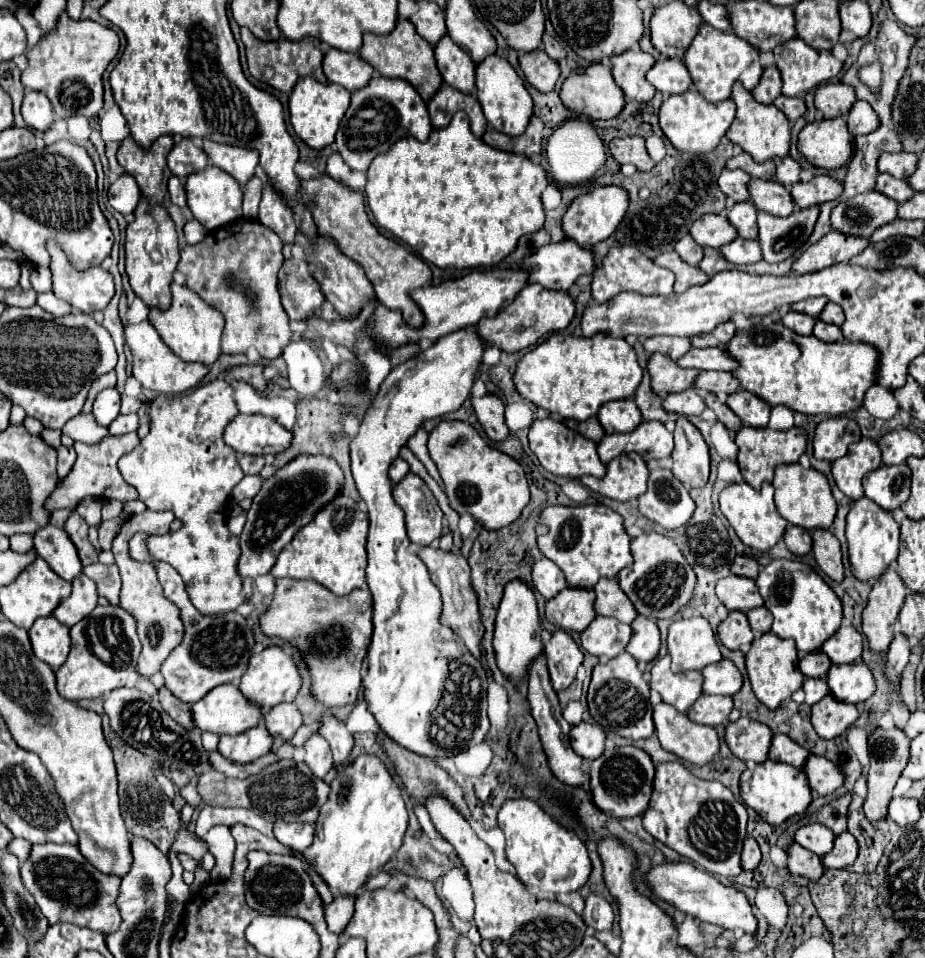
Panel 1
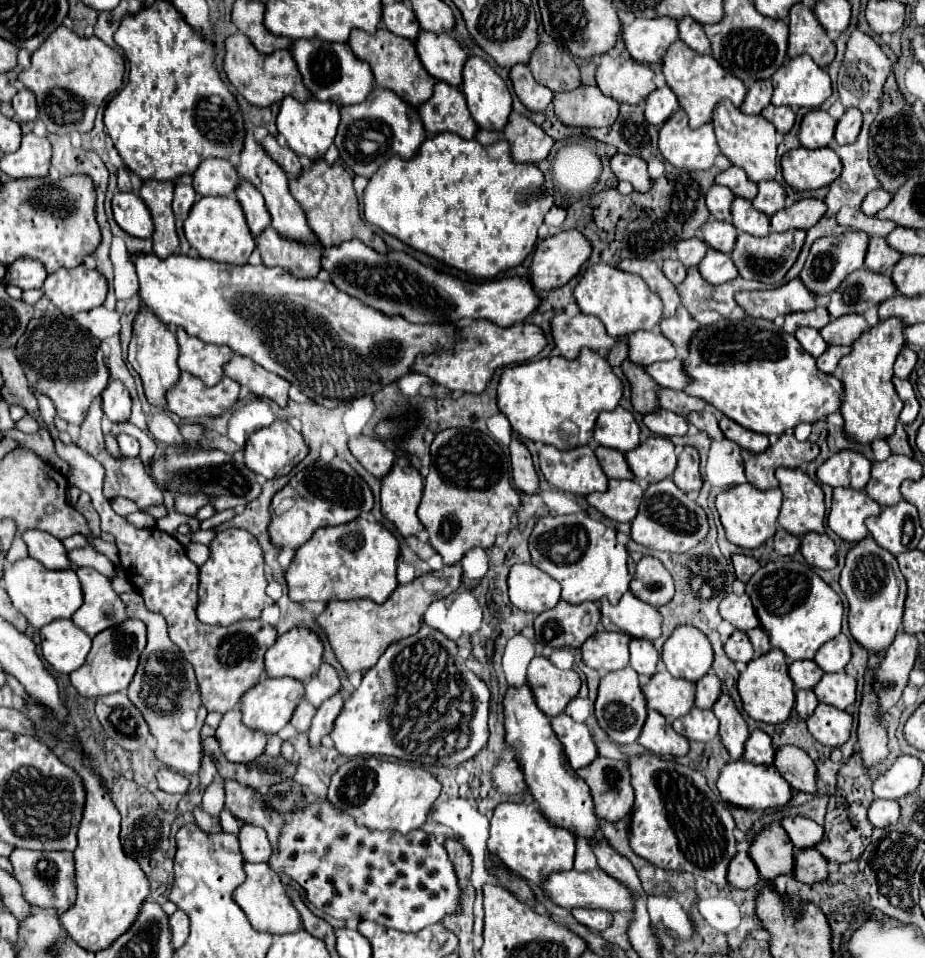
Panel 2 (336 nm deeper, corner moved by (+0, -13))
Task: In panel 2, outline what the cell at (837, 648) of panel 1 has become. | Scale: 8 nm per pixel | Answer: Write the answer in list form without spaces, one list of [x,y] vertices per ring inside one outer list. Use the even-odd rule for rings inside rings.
[[[844,633],[836,635],[832,641],[824,643],[818,651],[814,661],[826,671],[826,673],[836,673],[844,671],[844,667],[850,661],[850,641]]]

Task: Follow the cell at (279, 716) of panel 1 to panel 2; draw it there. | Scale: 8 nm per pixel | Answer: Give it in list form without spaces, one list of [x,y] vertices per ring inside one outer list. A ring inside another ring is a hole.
[[[302,701],[302,703],[296,707],[290,723],[292,723],[294,727],[298,727],[300,731],[306,731],[306,729],[310,727],[314,715],[316,715],[316,707],[314,707],[314,705],[308,705],[308,701]]]

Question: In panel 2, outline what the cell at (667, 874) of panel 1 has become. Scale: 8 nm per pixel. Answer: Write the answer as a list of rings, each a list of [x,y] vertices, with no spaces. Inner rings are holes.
[[[592,869],[592,871],[558,871],[548,875],[548,881],[540,885],[546,893],[546,897],[558,905],[558,907],[586,907],[586,909],[604,909],[604,911],[630,911],[632,909],[632,895],[626,887],[622,887],[618,881],[608,877],[602,869]]]

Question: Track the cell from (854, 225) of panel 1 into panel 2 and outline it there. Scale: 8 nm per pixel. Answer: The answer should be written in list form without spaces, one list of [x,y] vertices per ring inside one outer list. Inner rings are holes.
[[[846,231],[842,235],[836,237],[822,237],[818,241],[814,241],[810,255],[804,263],[804,269],[800,273],[802,283],[814,293],[814,297],[824,297],[828,293],[832,293],[852,271],[860,269],[864,265],[864,255],[866,255],[866,247],[868,247],[868,235],[860,233],[860,231]]]

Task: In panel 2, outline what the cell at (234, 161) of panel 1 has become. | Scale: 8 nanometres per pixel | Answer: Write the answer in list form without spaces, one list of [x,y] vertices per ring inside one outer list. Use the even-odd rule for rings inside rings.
[[[242,179],[240,187],[236,189],[236,197],[244,209],[244,215],[246,215],[246,221],[248,221],[252,235],[258,237],[270,225],[270,213],[264,205],[260,191],[256,191],[254,185],[250,185],[248,181]]]

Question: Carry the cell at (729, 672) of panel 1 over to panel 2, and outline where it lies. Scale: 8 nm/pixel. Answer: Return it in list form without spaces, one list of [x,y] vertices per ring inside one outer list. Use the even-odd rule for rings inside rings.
[[[714,673],[704,675],[698,683],[696,683],[696,707],[700,709],[710,709],[716,699],[720,697],[722,689],[720,689],[720,679]]]

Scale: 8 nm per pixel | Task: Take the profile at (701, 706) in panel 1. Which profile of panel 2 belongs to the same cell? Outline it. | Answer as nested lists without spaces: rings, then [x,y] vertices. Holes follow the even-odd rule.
[[[690,709],[690,713],[682,715],[674,721],[674,731],[684,735],[690,741],[710,741],[718,735],[718,719],[712,709]]]

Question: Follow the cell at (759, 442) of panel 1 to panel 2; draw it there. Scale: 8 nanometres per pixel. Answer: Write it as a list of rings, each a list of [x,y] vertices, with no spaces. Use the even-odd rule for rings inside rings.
[[[784,433],[760,455],[742,451],[746,479],[758,489],[774,489],[778,487],[778,481],[774,477],[774,471],[778,467],[800,467],[802,463],[816,459],[818,453],[820,449],[816,443],[798,441],[792,433]]]

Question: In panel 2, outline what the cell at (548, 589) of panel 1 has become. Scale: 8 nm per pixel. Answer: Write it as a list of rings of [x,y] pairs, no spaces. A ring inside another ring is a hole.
[[[518,563],[508,575],[510,601],[528,613],[548,611],[560,601],[560,583],[532,563]]]

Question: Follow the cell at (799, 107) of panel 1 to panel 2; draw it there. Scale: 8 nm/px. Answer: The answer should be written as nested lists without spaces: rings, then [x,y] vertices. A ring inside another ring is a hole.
[[[768,105],[762,111],[762,117],[766,117],[770,123],[774,123],[778,133],[788,133],[792,129],[792,125],[794,125],[794,111],[790,107]]]

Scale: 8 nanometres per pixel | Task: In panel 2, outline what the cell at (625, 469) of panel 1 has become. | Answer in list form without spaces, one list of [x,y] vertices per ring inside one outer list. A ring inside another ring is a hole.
[[[612,479],[604,493],[590,493],[588,503],[614,521],[632,521],[638,513],[642,489],[636,481]]]

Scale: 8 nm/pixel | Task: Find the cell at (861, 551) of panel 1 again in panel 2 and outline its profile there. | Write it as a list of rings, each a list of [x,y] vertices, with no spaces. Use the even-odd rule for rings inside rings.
[[[872,537],[856,543],[846,555],[846,565],[840,573],[840,587],[848,599],[850,635],[868,653],[886,651],[900,629],[906,599],[896,557],[886,549],[880,549]]]

